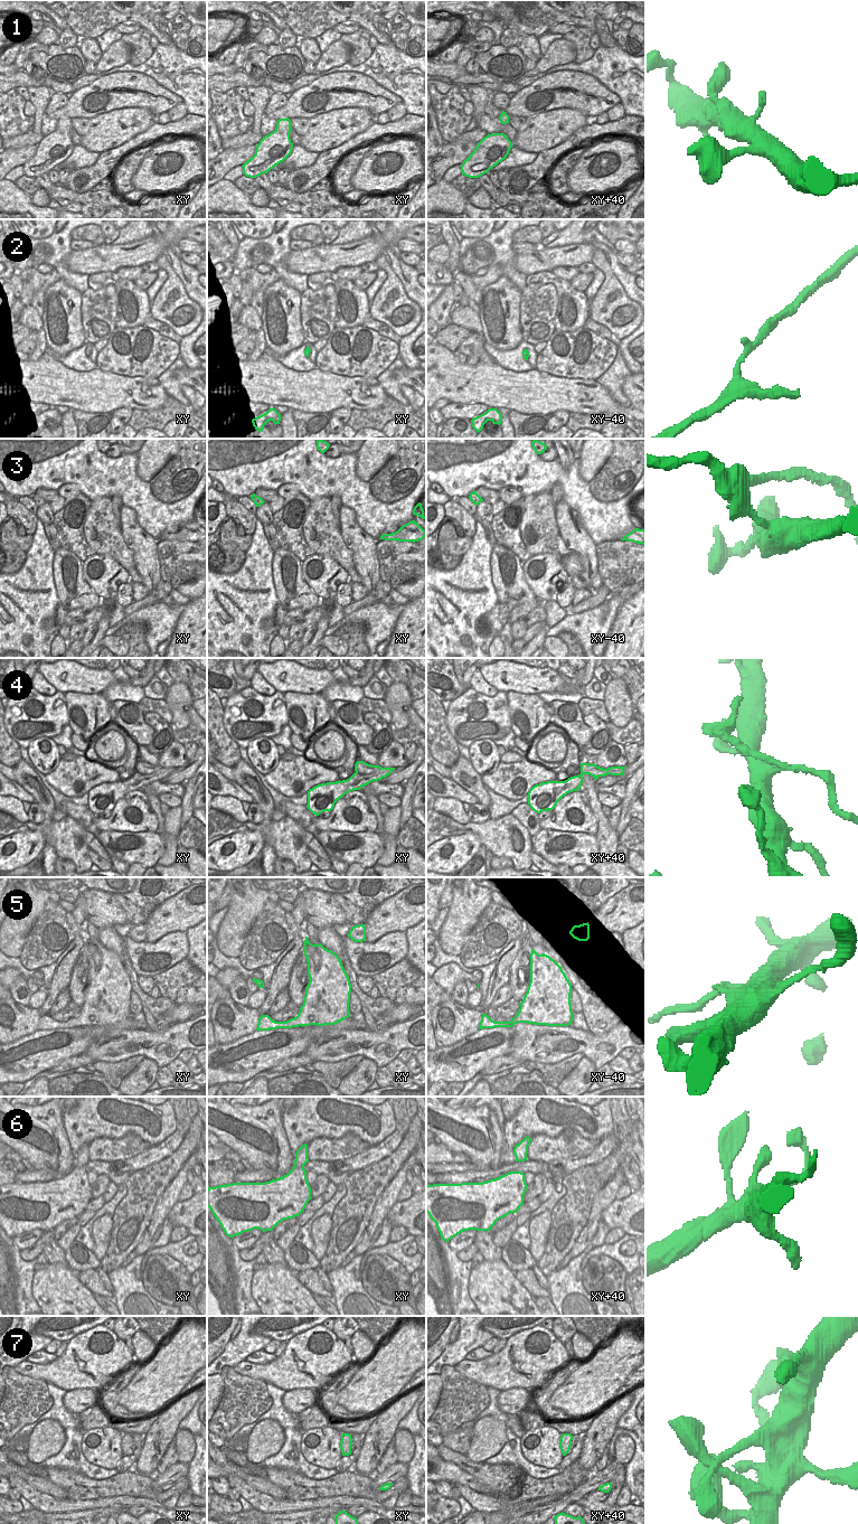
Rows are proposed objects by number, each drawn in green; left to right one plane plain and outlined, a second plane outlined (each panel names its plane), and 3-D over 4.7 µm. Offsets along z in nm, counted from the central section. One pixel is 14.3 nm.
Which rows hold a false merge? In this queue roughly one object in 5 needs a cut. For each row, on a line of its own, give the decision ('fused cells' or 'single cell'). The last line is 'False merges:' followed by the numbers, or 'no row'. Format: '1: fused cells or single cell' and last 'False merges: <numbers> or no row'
1: single cell
2: single cell
3: fused cells
4: fused cells
5: fused cells
6: single cell
7: single cell
False merges: 3, 4, 5

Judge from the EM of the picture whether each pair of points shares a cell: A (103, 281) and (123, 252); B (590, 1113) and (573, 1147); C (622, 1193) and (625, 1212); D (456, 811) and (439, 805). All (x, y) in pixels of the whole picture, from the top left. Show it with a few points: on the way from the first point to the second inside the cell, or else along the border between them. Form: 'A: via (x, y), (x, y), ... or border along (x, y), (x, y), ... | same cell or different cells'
A: border along (115, 271), (102, 271), (88, 275) | different cells
B: border along (554, 1137), (574, 1129), (585, 1138), (601, 1139) | different cells
C: border along (632, 1192), (622, 1198), (615, 1200) | different cells
D: via (452, 807), (443, 805) | same cell

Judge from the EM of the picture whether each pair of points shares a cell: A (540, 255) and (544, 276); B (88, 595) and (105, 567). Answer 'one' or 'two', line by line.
A: two
B: two

